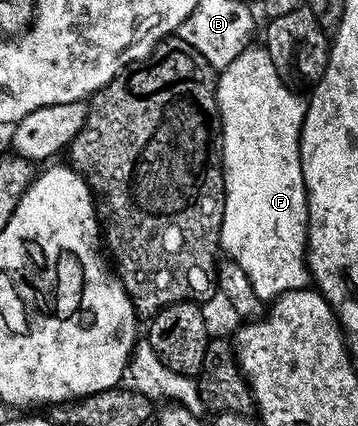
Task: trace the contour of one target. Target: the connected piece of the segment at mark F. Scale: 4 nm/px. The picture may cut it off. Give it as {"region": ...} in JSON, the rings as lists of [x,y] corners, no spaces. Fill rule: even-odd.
{"region":[[[246,47],[216,81],[216,101],[220,111],[220,160],[224,164],[224,213],[220,227],[220,248],[227,259],[242,266],[254,294],[265,302],[299,288],[309,287],[308,271],[308,191],[300,161],[300,135],[304,125],[306,100],[285,84],[274,70],[267,47]]]}

